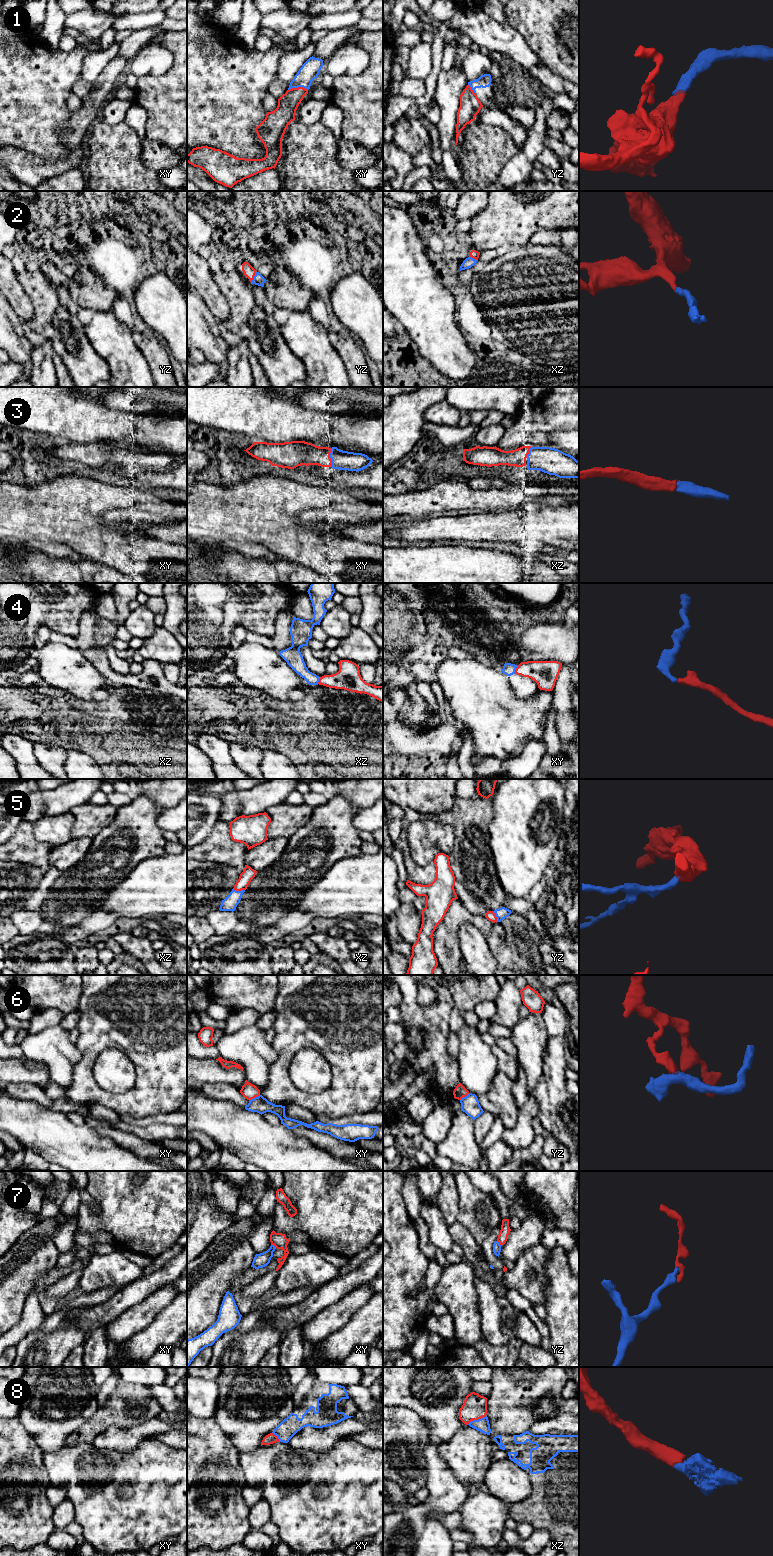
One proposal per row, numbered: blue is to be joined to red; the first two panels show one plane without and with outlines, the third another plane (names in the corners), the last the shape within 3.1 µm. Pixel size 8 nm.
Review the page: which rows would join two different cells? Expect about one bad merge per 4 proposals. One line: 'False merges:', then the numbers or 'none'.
False merges: 6, 7

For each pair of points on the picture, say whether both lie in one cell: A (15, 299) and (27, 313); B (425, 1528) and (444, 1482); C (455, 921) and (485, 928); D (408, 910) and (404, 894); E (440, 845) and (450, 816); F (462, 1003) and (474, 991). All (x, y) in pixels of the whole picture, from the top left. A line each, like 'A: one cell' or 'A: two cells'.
A: one cell
B: one cell
C: one cell
D: two cells
E: two cells
F: one cell

